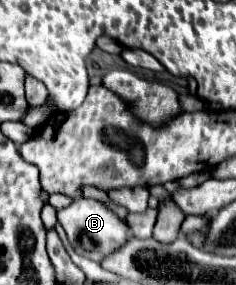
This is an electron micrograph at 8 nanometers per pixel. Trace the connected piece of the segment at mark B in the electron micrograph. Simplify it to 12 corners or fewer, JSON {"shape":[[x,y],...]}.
{"shape":[[106,203],[58,211],[74,251],[96,263],[132,235]]}

